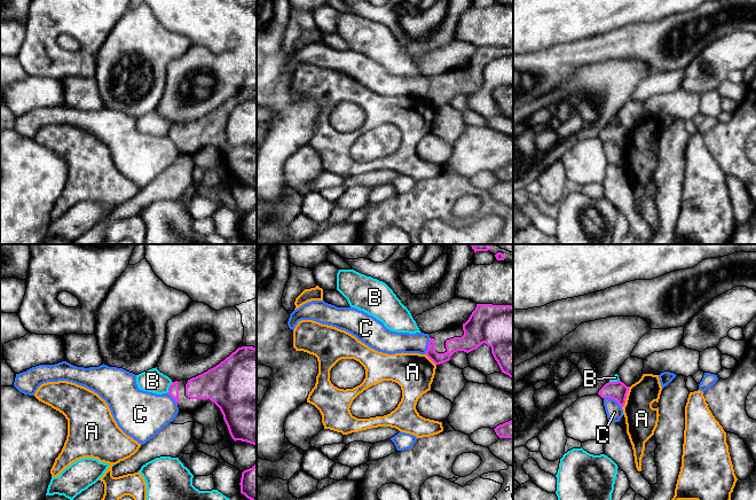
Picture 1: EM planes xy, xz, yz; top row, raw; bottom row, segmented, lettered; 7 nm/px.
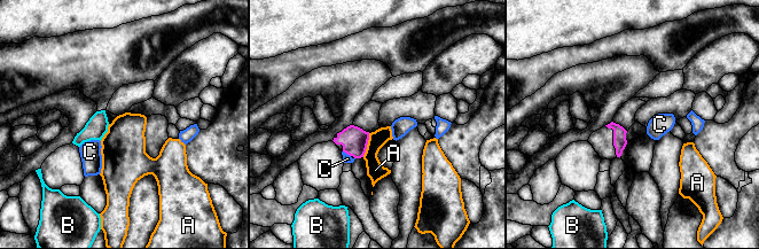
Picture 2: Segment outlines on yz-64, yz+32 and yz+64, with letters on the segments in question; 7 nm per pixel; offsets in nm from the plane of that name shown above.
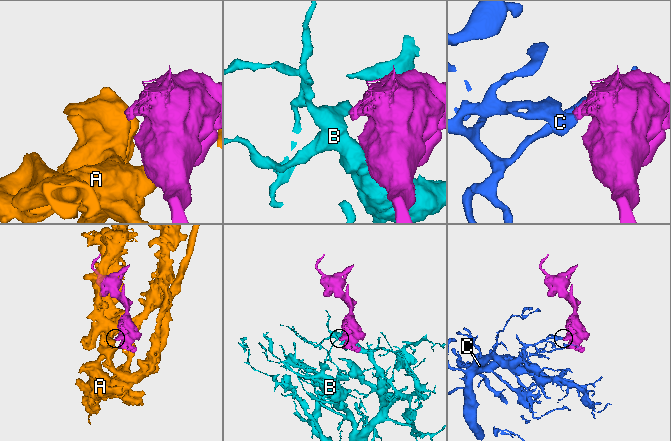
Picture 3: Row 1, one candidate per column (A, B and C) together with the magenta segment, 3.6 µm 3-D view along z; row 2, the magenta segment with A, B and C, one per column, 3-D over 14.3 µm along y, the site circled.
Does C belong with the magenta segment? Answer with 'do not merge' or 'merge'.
do not merge

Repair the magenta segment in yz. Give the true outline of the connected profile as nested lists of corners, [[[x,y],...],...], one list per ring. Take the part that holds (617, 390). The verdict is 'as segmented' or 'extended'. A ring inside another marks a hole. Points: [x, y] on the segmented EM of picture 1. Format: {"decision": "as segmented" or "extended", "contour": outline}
{"decision": "as segmented", "contour": [[[608,382],[598,392],[601,398],[611,398],[617,401],[623,407],[625,404],[627,394],[630,386],[627,386],[623,382]]]}

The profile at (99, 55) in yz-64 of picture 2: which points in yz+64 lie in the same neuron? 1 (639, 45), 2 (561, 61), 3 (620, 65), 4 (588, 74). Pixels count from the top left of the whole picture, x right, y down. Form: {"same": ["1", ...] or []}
{"same": ["1", "2"]}

